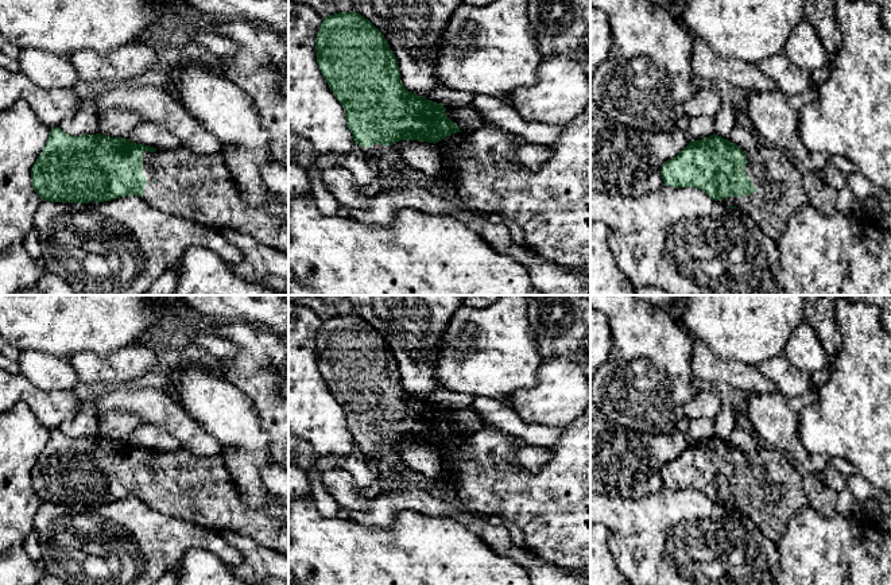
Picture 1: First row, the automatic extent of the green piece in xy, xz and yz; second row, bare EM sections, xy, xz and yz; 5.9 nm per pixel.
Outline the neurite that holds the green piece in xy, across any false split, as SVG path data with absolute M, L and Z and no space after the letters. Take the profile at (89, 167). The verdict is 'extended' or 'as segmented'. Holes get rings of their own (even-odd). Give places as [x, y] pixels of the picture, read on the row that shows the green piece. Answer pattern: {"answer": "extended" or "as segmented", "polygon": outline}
{"answer": "extended", "polygon": "M54 127L49 139L31 168L32 189L42 201L50 202L104 202L125 195L142 197L151 206L163 213L189 218L205 228L235 229L247 233L266 245L288 255L288 220L276 218L247 204L226 168L220 154L198 155L189 148L156 150L150 146L136 144L123 137L109 137L101 133L73 136Z"}

